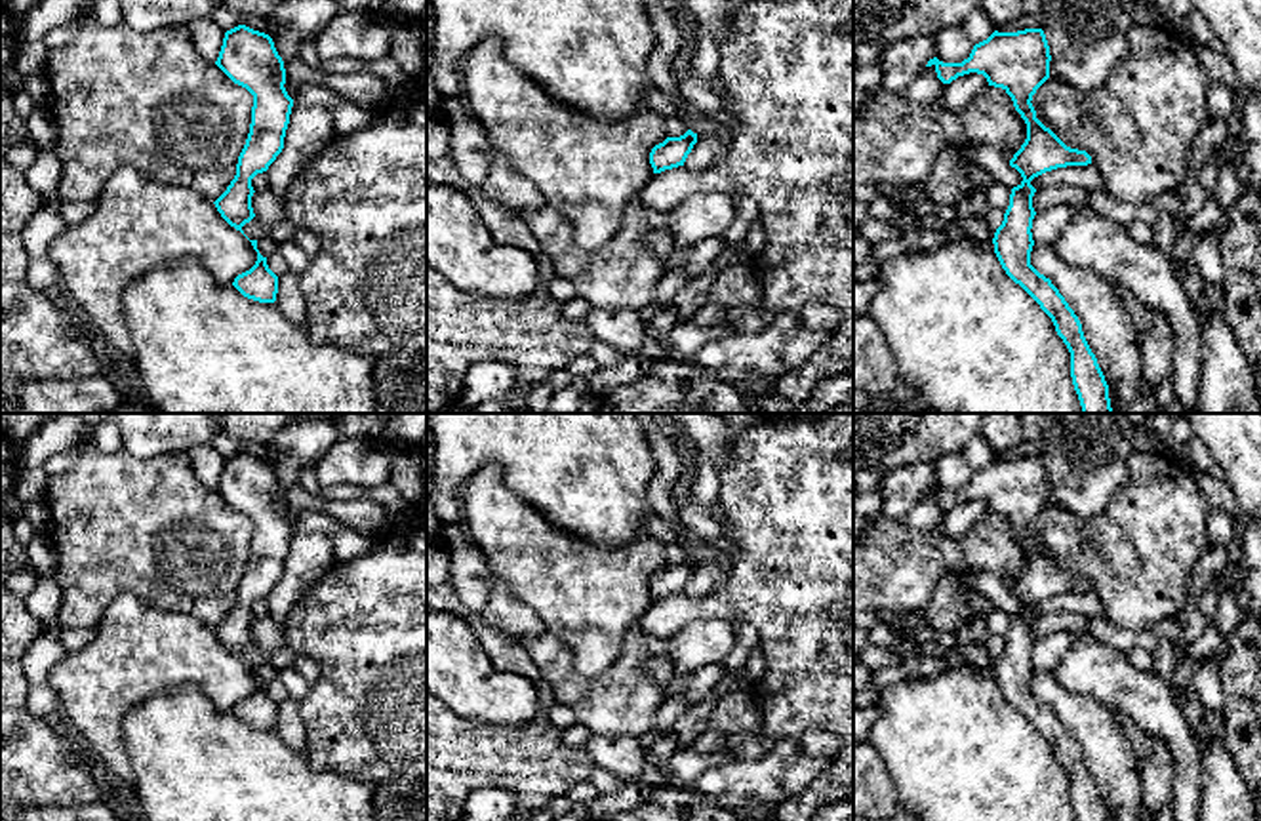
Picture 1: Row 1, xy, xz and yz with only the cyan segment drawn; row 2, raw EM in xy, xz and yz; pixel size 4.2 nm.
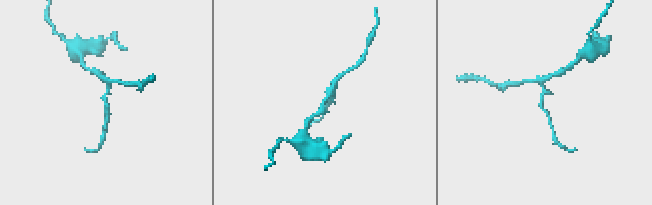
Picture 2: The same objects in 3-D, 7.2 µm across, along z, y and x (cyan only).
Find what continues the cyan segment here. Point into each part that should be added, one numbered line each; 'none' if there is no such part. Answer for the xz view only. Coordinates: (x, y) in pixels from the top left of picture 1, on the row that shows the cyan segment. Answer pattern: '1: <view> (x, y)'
none

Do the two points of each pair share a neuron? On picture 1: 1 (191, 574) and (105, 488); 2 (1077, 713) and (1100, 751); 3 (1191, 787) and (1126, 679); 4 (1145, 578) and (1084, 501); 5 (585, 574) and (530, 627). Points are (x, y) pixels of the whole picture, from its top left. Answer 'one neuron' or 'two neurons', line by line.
1: one neuron
2: one neuron
3: one neuron
4: two neurons
5: two neurons

